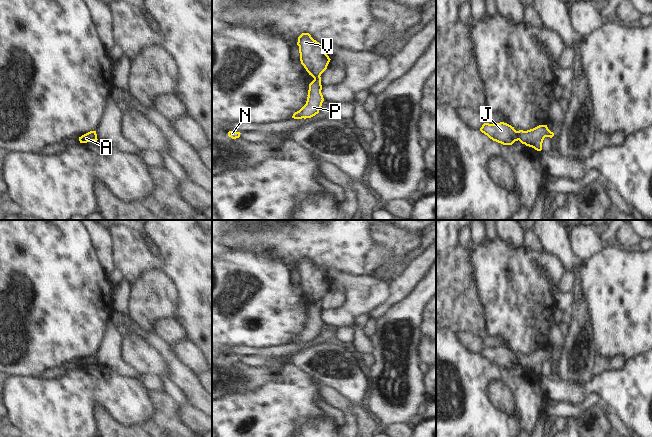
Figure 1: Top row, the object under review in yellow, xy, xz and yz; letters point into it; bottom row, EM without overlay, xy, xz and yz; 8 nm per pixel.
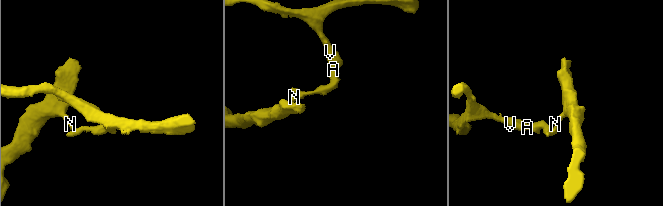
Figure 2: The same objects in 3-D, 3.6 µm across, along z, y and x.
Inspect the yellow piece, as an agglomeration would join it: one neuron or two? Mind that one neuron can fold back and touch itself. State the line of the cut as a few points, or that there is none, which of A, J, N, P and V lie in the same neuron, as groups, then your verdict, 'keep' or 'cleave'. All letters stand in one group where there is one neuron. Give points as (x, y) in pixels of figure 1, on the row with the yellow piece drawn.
cut in yz along (516, 131), (518, 139); A J V / N P; cleave

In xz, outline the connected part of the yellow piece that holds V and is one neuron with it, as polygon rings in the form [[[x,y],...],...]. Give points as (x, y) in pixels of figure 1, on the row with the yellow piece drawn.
[[[302,33],[298,37],[297,45],[299,46],[301,64],[306,71],[313,78],[320,77],[331,60],[325,49],[309,33]]]

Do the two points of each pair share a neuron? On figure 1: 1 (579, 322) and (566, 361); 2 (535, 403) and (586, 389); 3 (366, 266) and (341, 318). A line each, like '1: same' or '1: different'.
1: same
2: different
3: different

